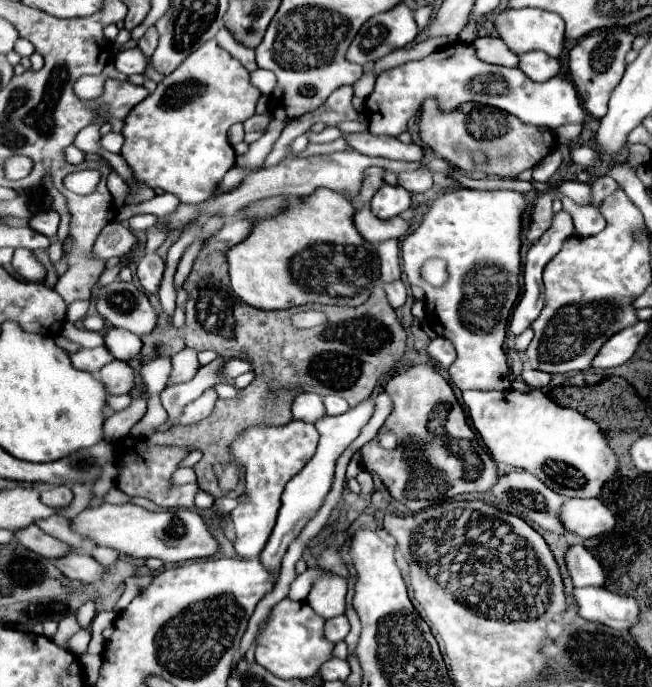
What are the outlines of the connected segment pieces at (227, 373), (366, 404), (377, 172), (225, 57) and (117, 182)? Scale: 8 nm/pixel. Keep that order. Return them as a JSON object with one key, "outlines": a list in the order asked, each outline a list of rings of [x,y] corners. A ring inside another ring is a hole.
{"outlines":[[[[231,358],[225,362],[225,368],[221,368],[221,376],[223,378],[237,378],[239,374],[245,374],[251,370],[251,364],[247,360],[239,360],[239,358]]],[[[365,398],[361,400],[361,404],[353,406],[349,412],[341,414],[341,416],[327,416],[327,418],[321,418],[315,428],[317,432],[321,434],[321,440],[319,440],[319,446],[317,446],[317,452],[315,456],[303,466],[303,470],[299,474],[295,474],[285,490],[283,490],[283,496],[281,496],[281,510],[279,510],[279,516],[277,516],[277,524],[269,536],[269,542],[267,546],[263,548],[261,552],[261,562],[265,564],[265,568],[269,568],[269,572],[275,574],[275,580],[279,576],[279,570],[281,570],[281,560],[289,548],[289,544],[301,534],[301,530],[305,528],[305,524],[317,514],[317,510],[321,508],[327,492],[331,490],[331,482],[333,482],[333,474],[335,474],[335,464],[337,464],[337,458],[345,452],[345,448],[359,436],[361,428],[369,422],[369,418],[373,416],[375,412],[375,402],[373,398]]],[[[371,166],[367,172],[365,172],[365,180],[363,180],[363,190],[361,190],[361,194],[359,196],[355,196],[355,198],[349,198],[351,202],[355,202],[355,204],[363,204],[363,202],[369,202],[373,196],[375,196],[375,192],[385,184],[383,182],[383,176],[385,176],[385,168],[379,168],[379,166]]],[[[215,40],[205,42],[197,52],[191,52],[171,74],[167,74],[143,102],[139,102],[125,118],[125,144],[121,156],[131,166],[133,174],[151,188],[163,188],[179,198],[181,204],[199,204],[211,198],[221,184],[225,172],[235,166],[235,152],[227,142],[227,130],[235,122],[245,122],[255,114],[255,104],[261,92],[251,86],[245,66],[231,58]]],[[[112,170],[111,174],[109,174],[107,179],[107,187],[109,192],[113,194],[115,204],[117,204],[117,206],[123,206],[123,202],[121,202],[121,200],[123,200],[123,192],[127,192],[127,186],[125,186],[123,178],[121,178],[115,170]]]]}

